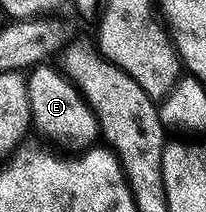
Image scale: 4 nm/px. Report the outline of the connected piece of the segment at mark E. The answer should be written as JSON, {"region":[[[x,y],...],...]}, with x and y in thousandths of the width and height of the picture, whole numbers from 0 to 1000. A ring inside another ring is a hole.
{"region":[[[243,307],[165,311],[126,354],[155,599],[194,613],[238,656],[228,660],[238,679],[277,675],[277,684],[252,679],[277,698],[325,703],[350,722],[417,712],[490,651],[466,538],[408,472],[408,443],[316,363],[286,311],[233,311]]]}

